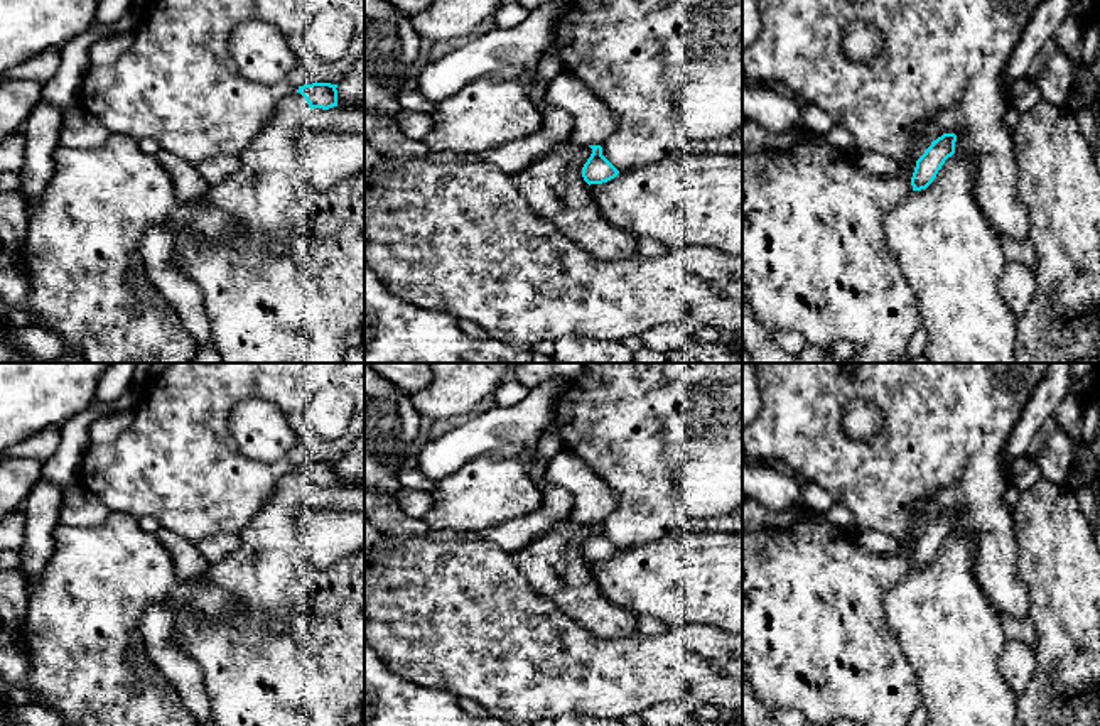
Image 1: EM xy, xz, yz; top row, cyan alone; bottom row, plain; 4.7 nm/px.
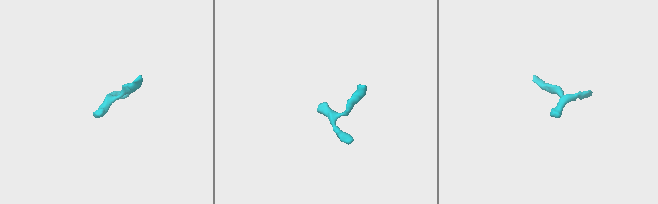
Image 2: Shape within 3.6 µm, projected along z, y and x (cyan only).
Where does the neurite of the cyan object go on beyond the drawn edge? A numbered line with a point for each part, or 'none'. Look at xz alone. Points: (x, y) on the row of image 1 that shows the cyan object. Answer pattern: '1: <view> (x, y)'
1: xz (594, 122)

